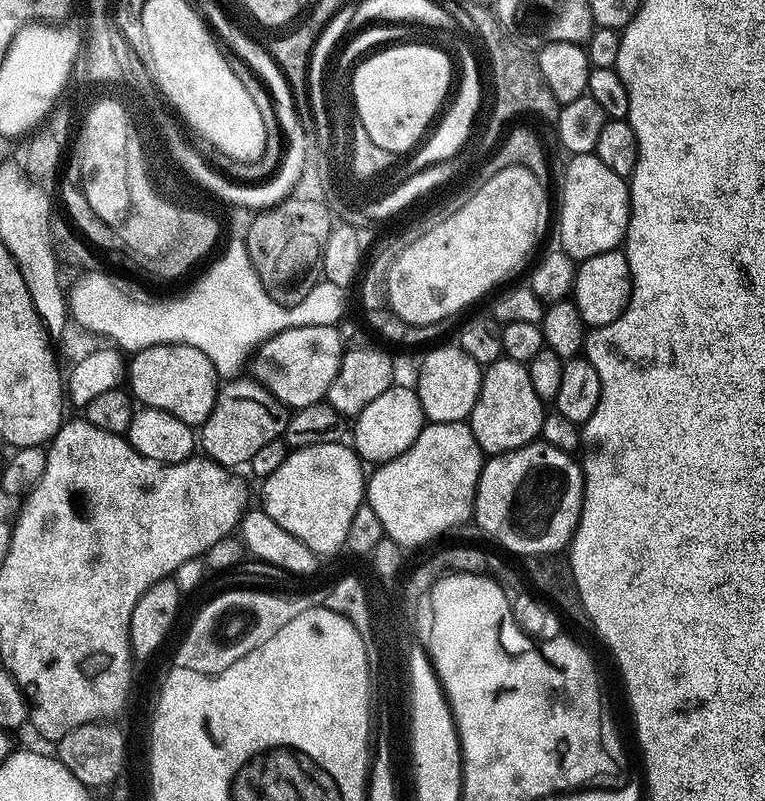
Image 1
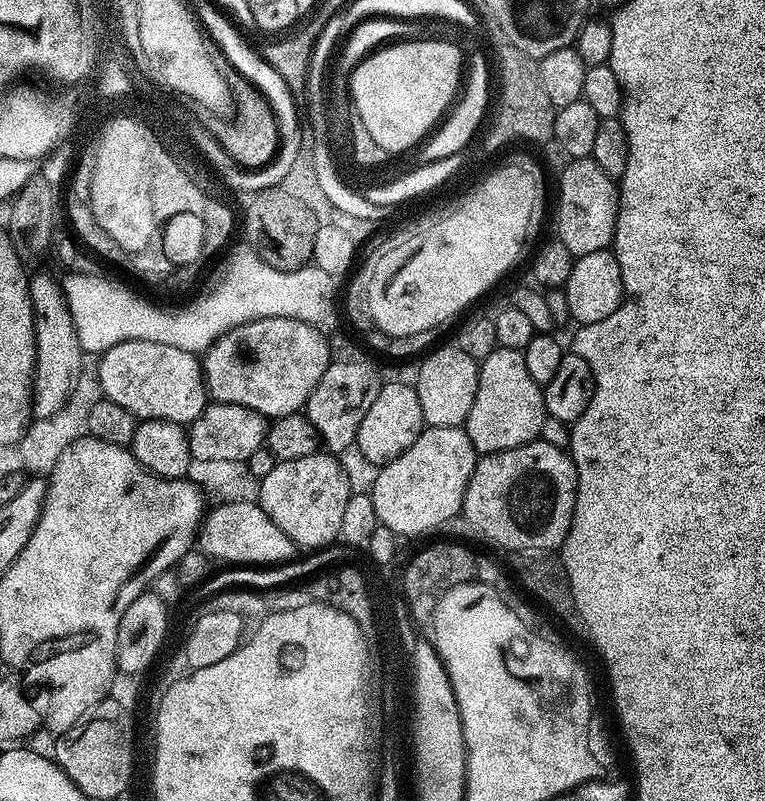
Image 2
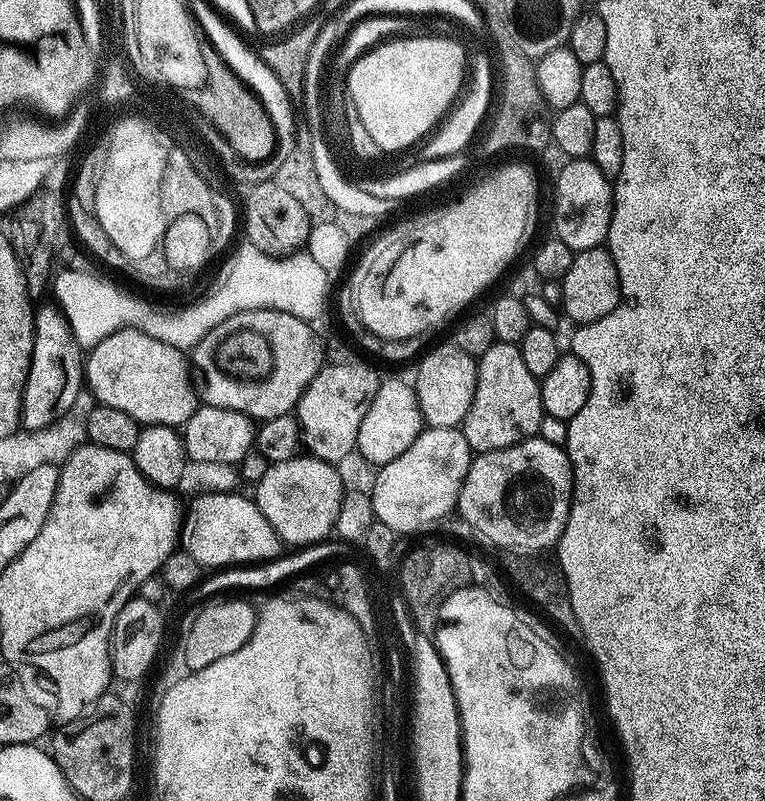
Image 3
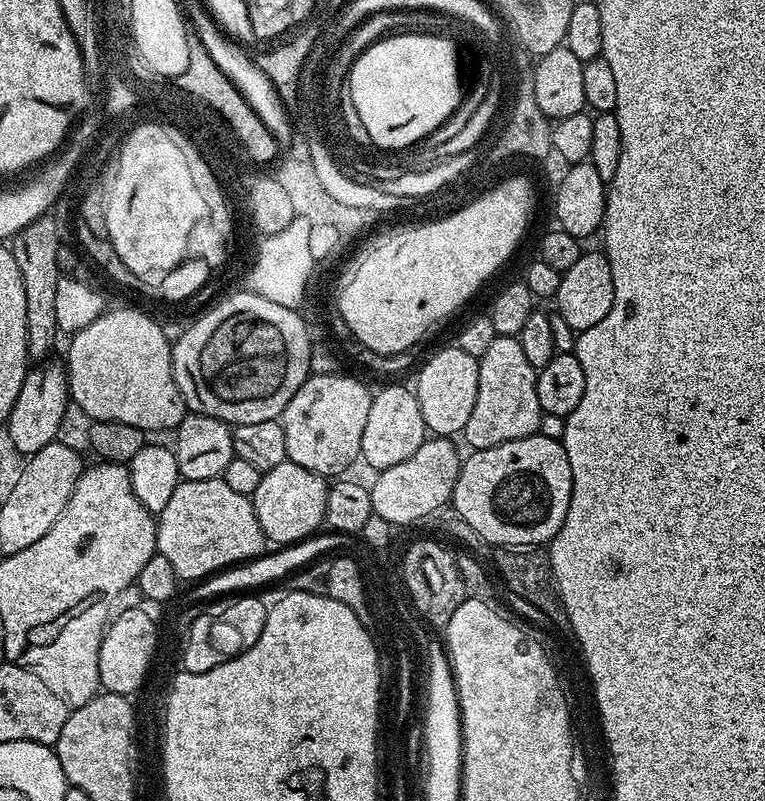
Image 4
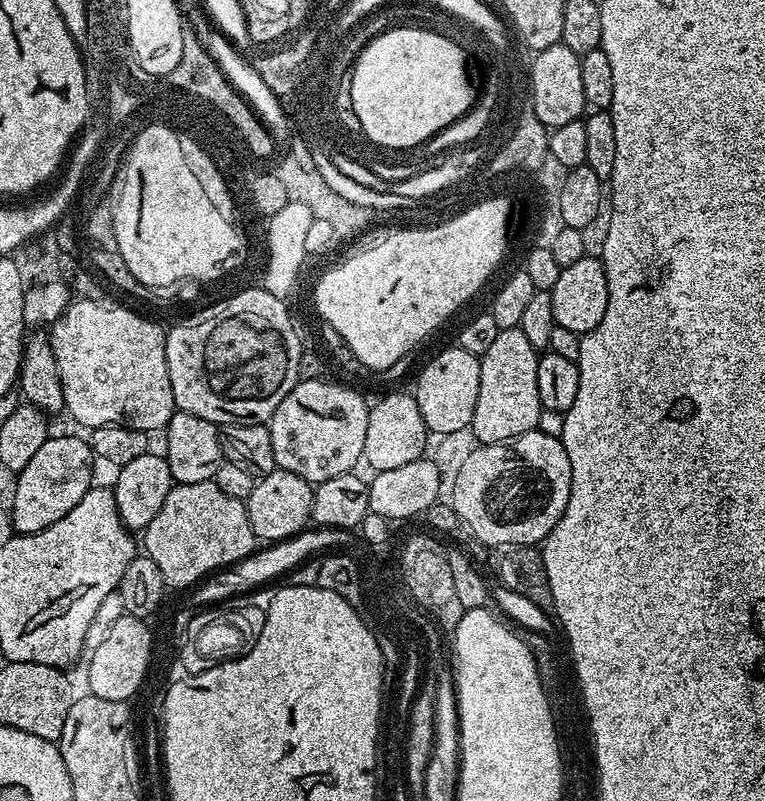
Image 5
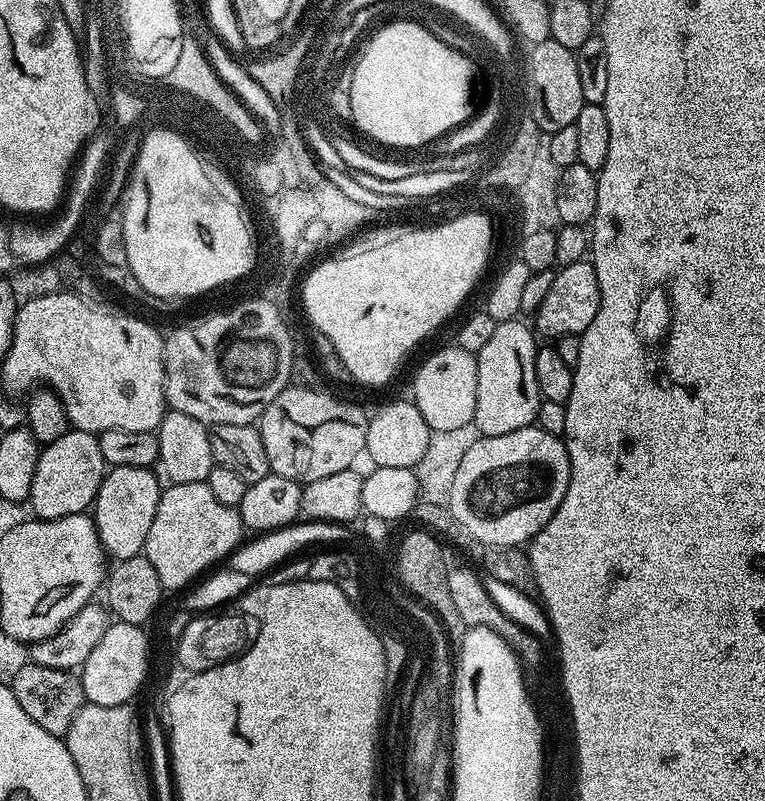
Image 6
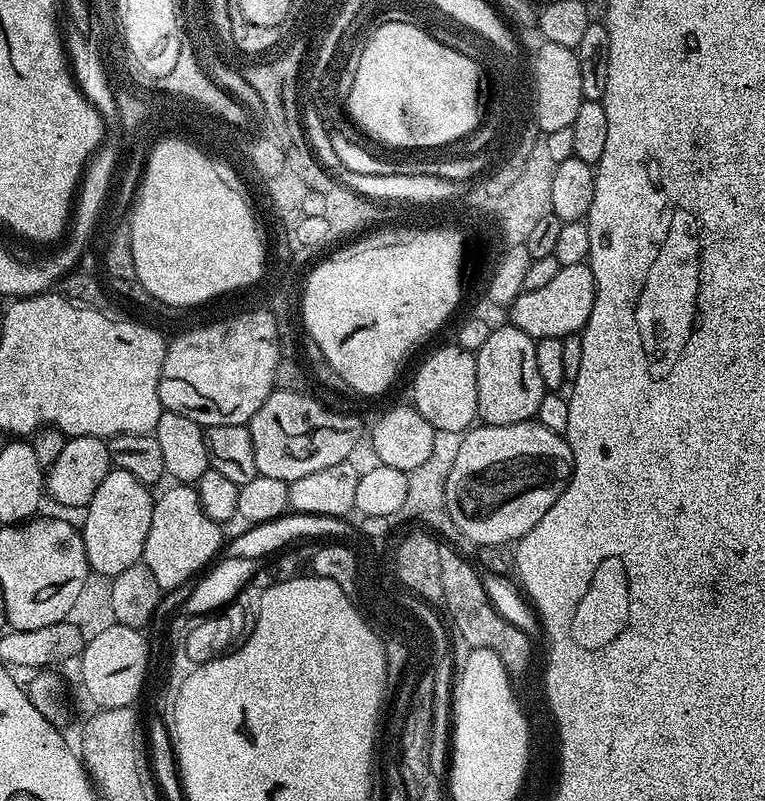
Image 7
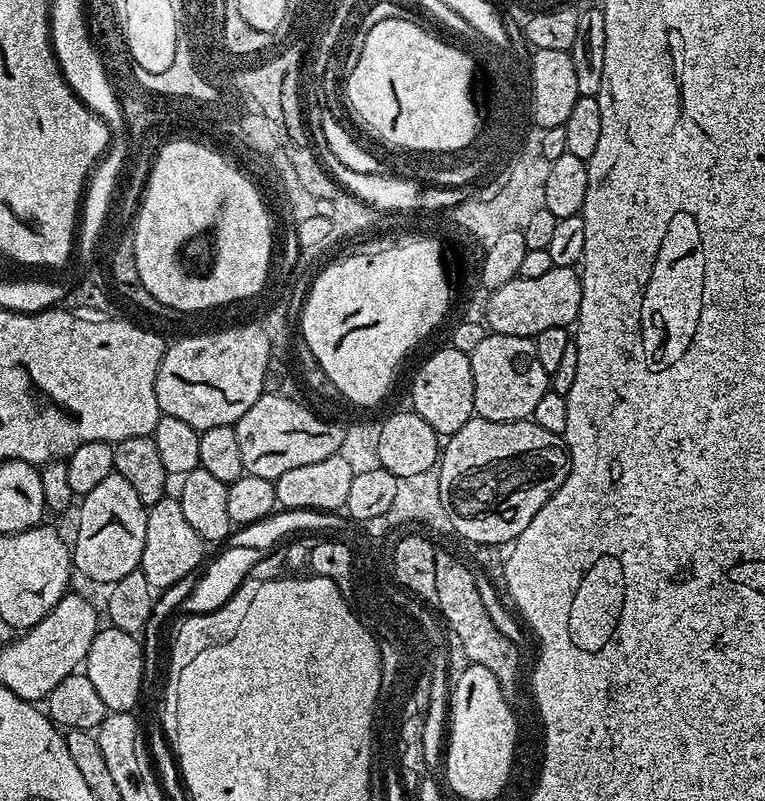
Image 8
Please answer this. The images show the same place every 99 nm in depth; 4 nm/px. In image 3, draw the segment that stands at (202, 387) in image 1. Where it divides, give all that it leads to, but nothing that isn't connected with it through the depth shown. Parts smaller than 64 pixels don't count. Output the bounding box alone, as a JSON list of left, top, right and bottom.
[84,328,198,426]

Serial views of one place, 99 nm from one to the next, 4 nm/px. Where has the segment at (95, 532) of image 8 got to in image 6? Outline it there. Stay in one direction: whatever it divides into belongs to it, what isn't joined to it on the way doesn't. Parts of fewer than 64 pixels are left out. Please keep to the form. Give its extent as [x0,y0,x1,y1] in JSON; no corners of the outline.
[94,466,161,561]

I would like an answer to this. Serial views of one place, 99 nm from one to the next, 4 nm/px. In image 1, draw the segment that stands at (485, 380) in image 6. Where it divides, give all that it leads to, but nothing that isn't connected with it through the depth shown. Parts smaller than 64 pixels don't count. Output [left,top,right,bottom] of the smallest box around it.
[466,358,546,456]

